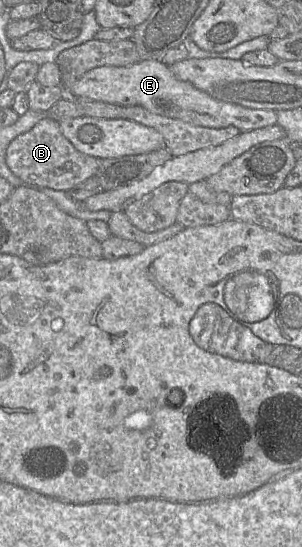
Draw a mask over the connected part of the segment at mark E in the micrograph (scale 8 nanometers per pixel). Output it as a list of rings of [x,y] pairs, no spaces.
[[[141,60],[129,66],[101,66],[86,72],[70,89],[73,98],[88,98],[121,106],[142,106],[150,112],[209,128],[237,127],[241,132],[277,123],[276,111],[251,109],[213,98],[192,83],[178,79],[158,60]]]

